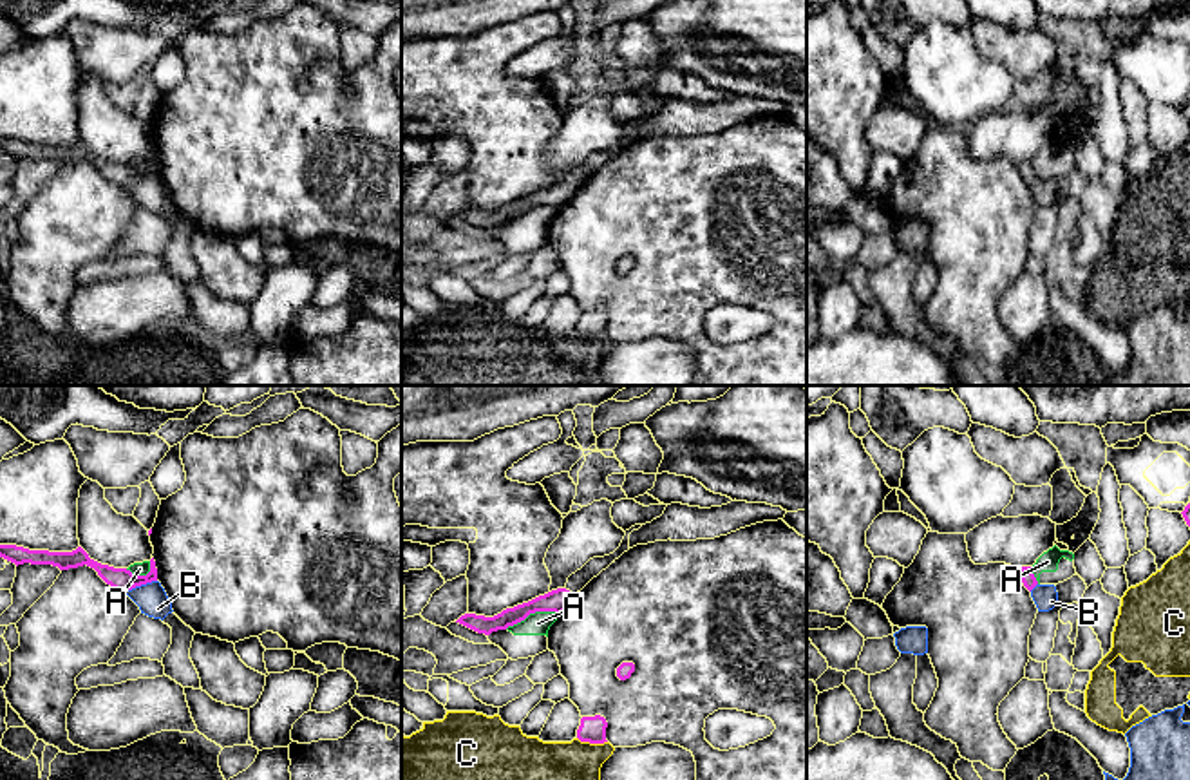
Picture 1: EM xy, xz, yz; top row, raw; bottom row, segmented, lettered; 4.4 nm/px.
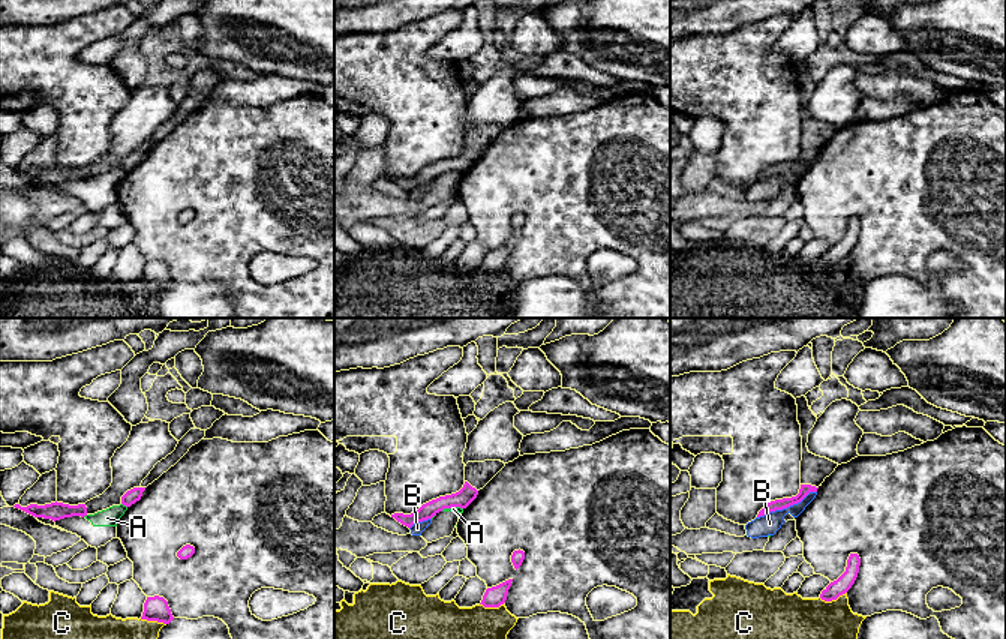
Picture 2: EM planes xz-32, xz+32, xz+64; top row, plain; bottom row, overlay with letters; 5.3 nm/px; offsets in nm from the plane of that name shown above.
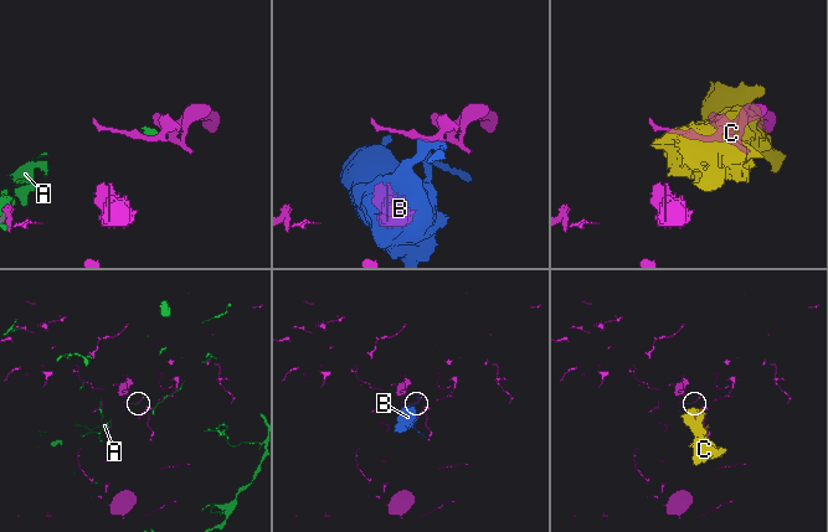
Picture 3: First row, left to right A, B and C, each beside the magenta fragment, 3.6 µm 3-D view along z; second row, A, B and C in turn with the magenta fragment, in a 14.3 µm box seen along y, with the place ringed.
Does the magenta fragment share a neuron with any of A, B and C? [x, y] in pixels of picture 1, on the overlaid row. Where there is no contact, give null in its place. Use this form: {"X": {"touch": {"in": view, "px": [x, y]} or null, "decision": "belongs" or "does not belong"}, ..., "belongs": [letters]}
{"A": {"touch": {"in": "xz", "px": [530, 612]}, "decision": "does not belong"}, "B": {"touch": {"in": "xy", "px": [140, 585]}, "decision": "does not belong"}, "C": {"touch": {"in": "xz", "px": [592, 742]}, "decision": "does not belong"}, "belongs": []}

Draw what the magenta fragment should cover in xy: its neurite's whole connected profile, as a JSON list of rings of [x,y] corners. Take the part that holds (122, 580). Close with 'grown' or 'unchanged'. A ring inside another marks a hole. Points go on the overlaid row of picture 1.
[[[0,545],[0,557],[18,565],[52,565],[60,570],[90,566],[98,572],[98,575],[116,590],[132,590],[136,586],[157,581],[157,568],[154,557],[150,559],[150,572],[146,575],[136,575],[127,568],[114,568],[109,565],[101,565],[89,557],[89,554],[78,547],[72,552],[49,552],[49,550],[29,550],[16,545]]]; unchanged

